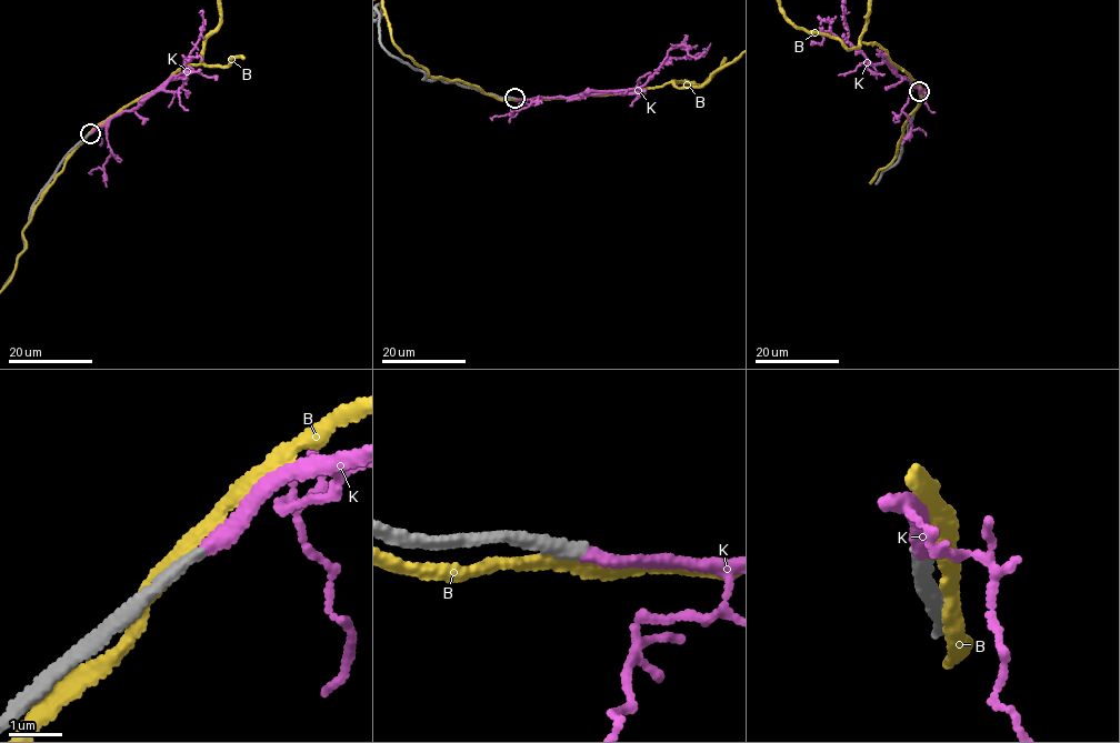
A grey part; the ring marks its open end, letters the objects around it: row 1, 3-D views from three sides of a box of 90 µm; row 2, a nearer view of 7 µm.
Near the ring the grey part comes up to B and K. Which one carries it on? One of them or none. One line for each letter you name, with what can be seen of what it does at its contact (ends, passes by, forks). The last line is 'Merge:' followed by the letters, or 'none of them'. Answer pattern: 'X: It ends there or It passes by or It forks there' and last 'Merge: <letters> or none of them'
K: It ends there
Merge: K

